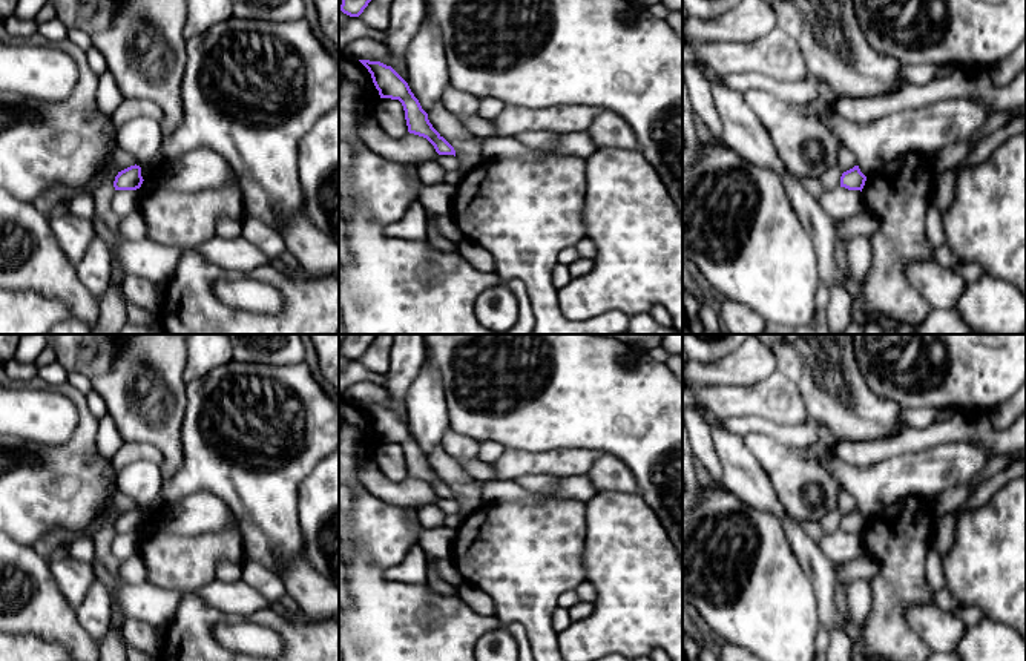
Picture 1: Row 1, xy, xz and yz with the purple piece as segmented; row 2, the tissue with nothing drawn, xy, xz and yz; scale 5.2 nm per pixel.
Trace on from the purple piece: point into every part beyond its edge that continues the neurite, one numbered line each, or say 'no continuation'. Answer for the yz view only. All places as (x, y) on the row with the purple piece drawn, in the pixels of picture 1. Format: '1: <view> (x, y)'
no continuation

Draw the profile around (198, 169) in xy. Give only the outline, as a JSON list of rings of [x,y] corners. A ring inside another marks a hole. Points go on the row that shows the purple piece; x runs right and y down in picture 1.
[[[195,149],[179,156],[153,181],[143,183],[140,189],[198,192],[230,184],[238,184],[238,176],[230,164],[210,149]]]

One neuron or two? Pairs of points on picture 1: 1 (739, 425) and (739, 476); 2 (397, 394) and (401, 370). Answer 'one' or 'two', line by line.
1: two
2: one

